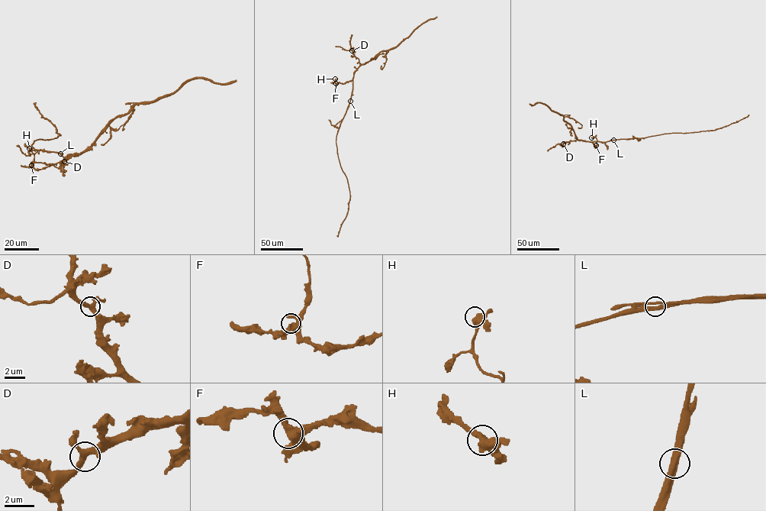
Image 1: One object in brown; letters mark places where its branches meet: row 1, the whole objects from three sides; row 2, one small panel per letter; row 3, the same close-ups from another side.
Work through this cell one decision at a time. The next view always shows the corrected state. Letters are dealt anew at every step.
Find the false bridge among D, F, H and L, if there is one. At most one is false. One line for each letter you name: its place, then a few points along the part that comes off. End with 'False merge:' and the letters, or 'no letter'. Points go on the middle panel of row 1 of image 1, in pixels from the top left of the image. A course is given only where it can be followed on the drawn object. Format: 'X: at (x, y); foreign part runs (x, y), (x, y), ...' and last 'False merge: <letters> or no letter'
L: at (350, 101); foreign part runs (350, 101), (338, 127), (328, 120)
False merge: L

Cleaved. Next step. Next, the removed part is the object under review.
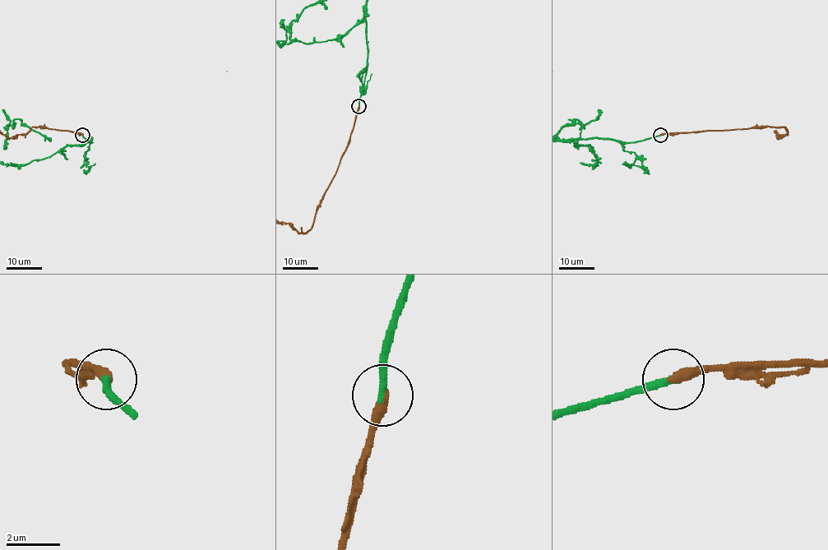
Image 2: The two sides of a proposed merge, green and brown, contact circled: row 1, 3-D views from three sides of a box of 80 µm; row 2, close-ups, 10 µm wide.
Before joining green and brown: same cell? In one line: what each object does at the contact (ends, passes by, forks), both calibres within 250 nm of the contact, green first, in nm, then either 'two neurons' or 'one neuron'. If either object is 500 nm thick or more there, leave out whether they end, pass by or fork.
green ends; brown ends; calibres 280 and 360 nm; one neuron

